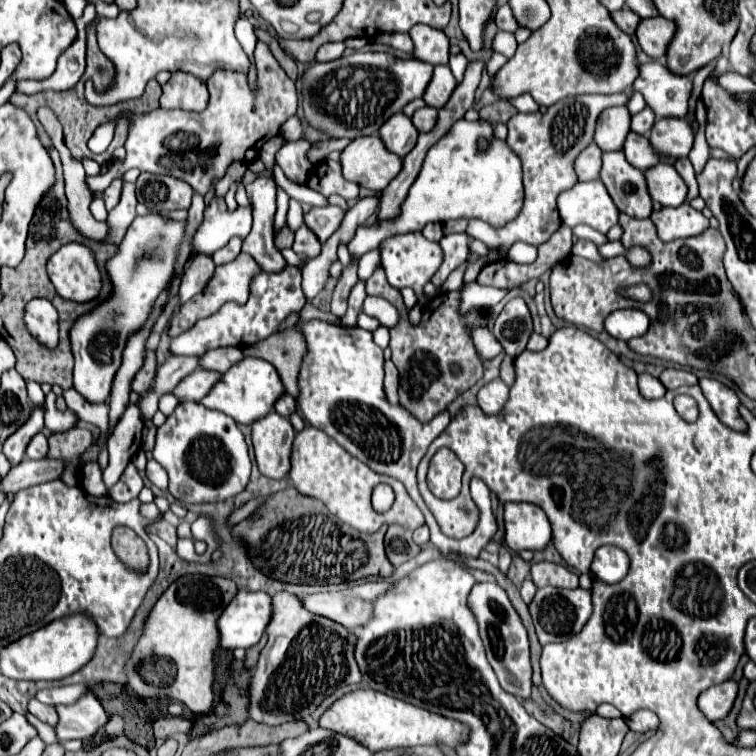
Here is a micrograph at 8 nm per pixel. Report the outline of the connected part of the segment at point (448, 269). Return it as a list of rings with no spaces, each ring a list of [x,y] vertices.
[[[454,233],[454,235],[444,235],[440,239],[440,247],[444,253],[444,261],[440,269],[434,273],[432,283],[444,283],[446,277],[460,265],[468,261],[468,235],[466,233]]]

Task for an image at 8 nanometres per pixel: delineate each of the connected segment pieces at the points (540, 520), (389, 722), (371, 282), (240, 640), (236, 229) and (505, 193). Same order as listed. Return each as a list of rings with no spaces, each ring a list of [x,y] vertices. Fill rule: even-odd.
[[[534,503],[504,505],[505,544],[514,552],[543,550],[552,537],[546,513]]]
[[[358,689],[346,693],[338,701],[334,701],[324,715],[318,719],[322,729],[330,729],[342,735],[352,737],[354,741],[368,747],[372,753],[394,749],[394,747],[412,747],[412,745],[438,745],[444,743],[448,747],[456,747],[464,737],[468,737],[468,729],[458,725],[458,721],[440,717],[436,713],[424,711],[400,699],[388,697],[386,693],[372,691],[372,689]]]
[[[378,267],[374,271],[374,275],[366,281],[366,293],[368,295],[376,295],[376,297],[384,297],[386,301],[390,301],[398,313],[400,313],[400,321],[390,329],[390,349],[392,349],[392,363],[398,367],[400,371],[400,407],[404,407],[410,415],[414,415],[420,423],[428,423],[432,417],[436,417],[438,413],[442,413],[448,403],[452,403],[460,393],[464,393],[466,389],[470,389],[480,377],[482,377],[482,371],[484,371],[484,365],[474,349],[474,343],[468,335],[468,325],[486,325],[488,323],[488,313],[490,309],[486,309],[486,315],[482,315],[482,309],[476,309],[472,313],[468,313],[466,317],[460,317],[458,313],[458,291],[450,291],[450,293],[438,293],[436,297],[432,297],[426,305],[424,305],[424,311],[422,311],[422,319],[418,325],[412,325],[408,321],[408,309],[404,307],[402,303],[402,295],[398,289],[392,289],[388,283],[386,283],[386,277],[384,277],[384,271],[382,267]],[[452,363],[460,363],[462,367],[462,373],[456,377],[450,369]]]
[[[238,591],[218,617],[218,645],[224,649],[248,649],[266,631],[272,615],[270,595]]]
[[[214,197],[210,201],[210,205],[204,209],[204,219],[202,219],[200,227],[192,235],[192,249],[196,253],[212,255],[216,249],[224,247],[232,237],[244,239],[250,233],[250,229],[252,229],[252,209],[250,207],[236,207],[236,211],[228,211],[224,199]]]
[[[458,119],[452,129],[428,149],[422,169],[402,205],[400,217],[358,227],[348,243],[348,251],[362,257],[366,251],[378,247],[384,239],[400,233],[422,231],[422,227],[430,221],[446,223],[450,219],[480,219],[494,229],[500,229],[502,225],[516,219],[522,209],[522,176],[518,155],[506,145],[506,141],[494,139],[494,127],[488,121]],[[480,137],[490,143],[486,151],[478,151]]]

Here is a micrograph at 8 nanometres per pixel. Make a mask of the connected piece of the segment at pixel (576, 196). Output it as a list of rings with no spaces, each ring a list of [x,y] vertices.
[[[594,179],[576,183],[558,195],[558,213],[562,225],[590,225],[600,233],[608,233],[618,223],[618,209],[610,199],[604,183]]]

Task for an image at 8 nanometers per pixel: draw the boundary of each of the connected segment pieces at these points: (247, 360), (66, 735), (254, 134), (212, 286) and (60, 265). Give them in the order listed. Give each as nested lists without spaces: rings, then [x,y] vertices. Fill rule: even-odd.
[[[244,357],[240,363],[234,363],[226,373],[222,373],[220,381],[214,383],[214,387],[202,399],[202,403],[206,407],[210,407],[210,409],[218,409],[218,411],[226,413],[236,423],[250,425],[256,419],[260,419],[266,413],[270,413],[274,403],[276,403],[276,399],[282,393],[284,393],[284,387],[280,383],[280,377],[278,377],[276,369],[268,361],[256,359],[256,357]]]
[[[94,693],[82,695],[72,705],[56,705],[58,723],[54,727],[60,743],[68,739],[88,739],[106,725],[108,715]]]
[[[260,41],[254,49],[254,59],[258,67],[258,93],[252,93],[248,83],[216,83],[216,79],[208,79],[210,101],[200,113],[158,107],[144,115],[132,115],[124,143],[126,159],[115,162],[105,174],[86,176],[92,192],[102,193],[114,179],[122,178],[128,169],[136,167],[140,171],[184,179],[194,191],[206,195],[210,185],[224,177],[232,161],[254,161],[258,153],[252,151],[252,147],[262,143],[262,139],[276,137],[282,123],[292,117],[298,107],[294,81],[276,65],[270,49]]]
[[[240,253],[234,261],[216,267],[216,271],[214,271],[212,279],[208,281],[208,285],[204,287],[204,291],[198,293],[198,295],[194,295],[188,303],[180,305],[178,313],[172,315],[168,335],[170,335],[170,337],[178,337],[180,333],[188,331],[198,319],[204,319],[204,317],[214,315],[214,313],[216,313],[224,303],[228,303],[228,301],[236,301],[236,303],[244,305],[244,303],[248,301],[248,295],[250,295],[250,283],[252,283],[252,279],[254,279],[258,273],[262,273],[262,267],[254,261],[252,255],[246,255],[246,253]]]
[[[78,243],[64,245],[48,261],[48,275],[64,299],[90,301],[98,295],[100,273],[90,249]]]

